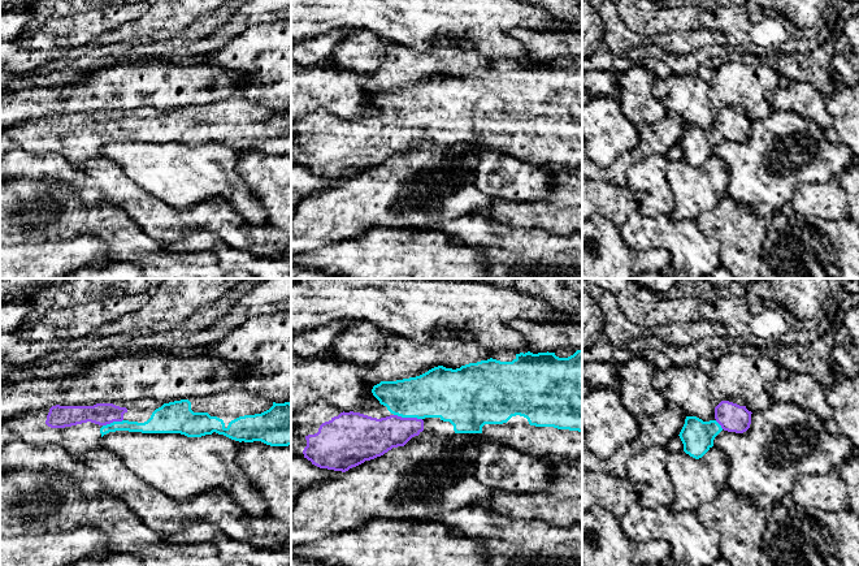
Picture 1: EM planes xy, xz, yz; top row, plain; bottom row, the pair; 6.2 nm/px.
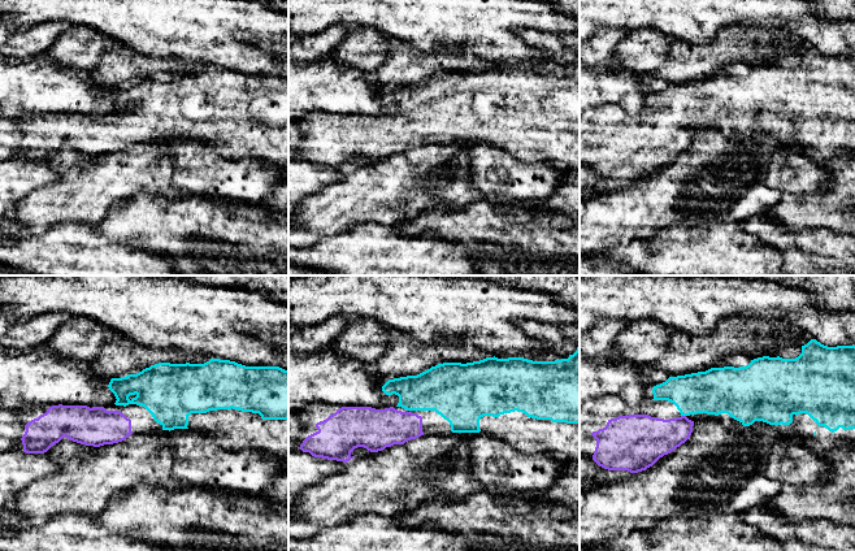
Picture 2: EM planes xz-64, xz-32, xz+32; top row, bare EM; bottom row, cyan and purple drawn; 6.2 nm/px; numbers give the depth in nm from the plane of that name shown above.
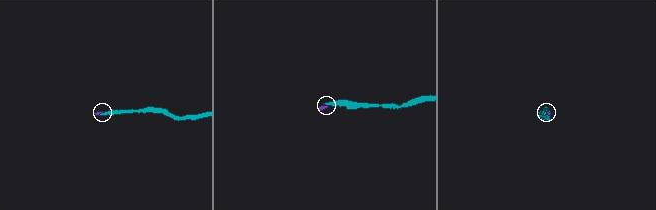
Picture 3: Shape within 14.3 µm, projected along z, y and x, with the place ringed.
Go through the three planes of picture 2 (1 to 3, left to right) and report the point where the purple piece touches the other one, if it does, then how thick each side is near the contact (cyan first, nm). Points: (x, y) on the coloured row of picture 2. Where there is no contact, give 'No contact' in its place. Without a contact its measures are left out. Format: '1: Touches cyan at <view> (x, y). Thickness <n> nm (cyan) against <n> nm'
1: No contact
2: No contact
3: Touches cyan at xz+32 (684, 415). Thickness 280 nm (cyan) against 260 nm

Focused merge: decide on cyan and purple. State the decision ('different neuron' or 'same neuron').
same neuron

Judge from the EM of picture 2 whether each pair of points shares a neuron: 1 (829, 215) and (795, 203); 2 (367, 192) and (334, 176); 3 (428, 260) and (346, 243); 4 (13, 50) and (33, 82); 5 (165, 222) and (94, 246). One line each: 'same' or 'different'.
1: same
2: different
3: same
4: different
5: different

